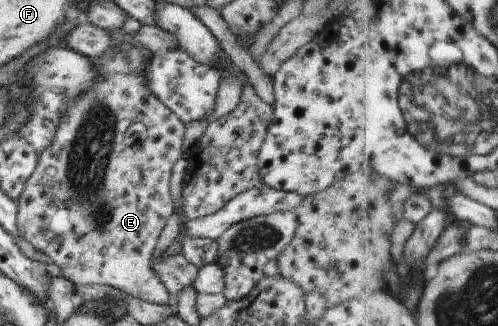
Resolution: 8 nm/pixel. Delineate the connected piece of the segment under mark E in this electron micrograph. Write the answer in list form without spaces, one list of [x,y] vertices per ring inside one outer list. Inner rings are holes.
[[[131,46],[129,49],[122,50],[117,48],[112,52],[105,52],[96,58],[87,57],[96,70],[95,80],[84,91],[81,92],[76,98],[73,98],[67,105],[66,110],[60,115],[58,119],[53,139],[50,144],[36,157],[36,164],[34,170],[29,174],[29,177],[24,181],[23,191],[20,193],[16,201],[16,226],[18,229],[19,237],[22,237],[31,243],[31,247],[39,253],[43,253],[45,257],[51,259],[53,265],[59,267],[61,276],[68,279],[74,286],[77,284],[97,284],[97,285],[110,285],[111,287],[123,290],[125,293],[131,294],[133,297],[154,303],[154,304],[167,304],[170,297],[165,286],[161,283],[159,276],[154,273],[151,259],[152,253],[156,247],[156,241],[160,236],[166,219],[171,215],[173,210],[172,195],[169,194],[169,178],[171,175],[171,167],[179,157],[183,156],[183,142],[184,125],[172,114],[165,105],[159,95],[153,95],[148,88],[148,79],[144,74],[144,66],[150,61],[151,54],[148,50],[141,52],[140,46]],[[131,125],[141,125],[147,127],[151,131],[151,145],[149,145],[149,137],[145,141],[145,137],[141,137],[141,147],[145,147],[145,163],[141,163],[141,175],[143,177],[103,177],[103,175],[111,175],[115,171],[115,163],[107,163],[107,155],[113,149],[111,141],[119,141],[121,133],[131,127]]]

